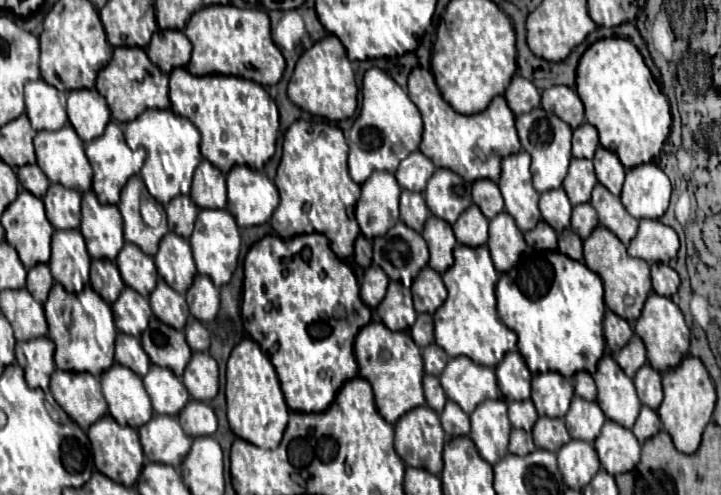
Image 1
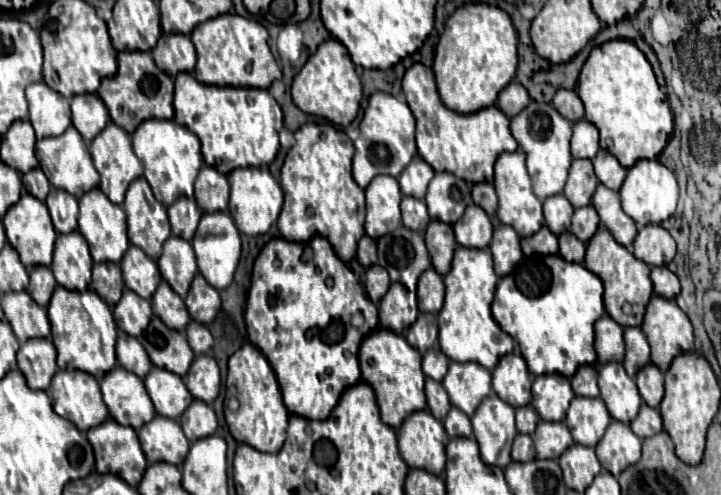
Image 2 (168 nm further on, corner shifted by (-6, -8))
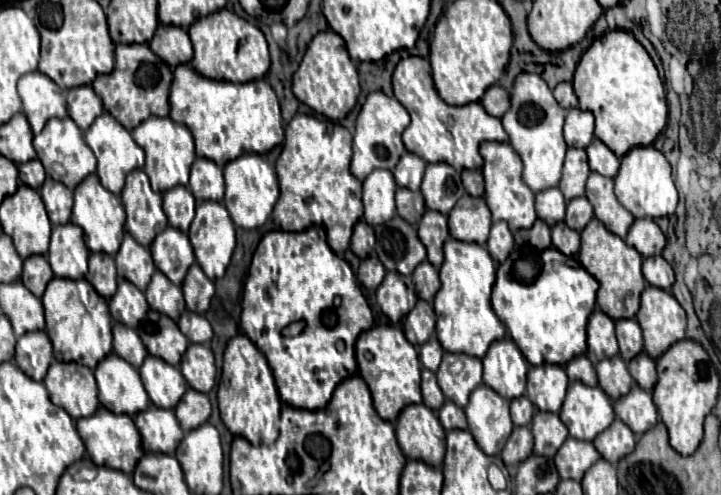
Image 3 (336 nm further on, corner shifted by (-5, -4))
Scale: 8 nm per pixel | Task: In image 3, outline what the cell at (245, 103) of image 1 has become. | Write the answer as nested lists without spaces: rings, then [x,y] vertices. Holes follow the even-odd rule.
[[[180,64],[174,70],[174,82],[170,88],[170,118],[188,126],[196,142],[196,154],[214,160],[220,168],[228,160],[240,156],[242,150],[266,154],[284,142],[280,104],[272,86],[264,78],[244,84],[218,82],[200,76],[188,64]]]

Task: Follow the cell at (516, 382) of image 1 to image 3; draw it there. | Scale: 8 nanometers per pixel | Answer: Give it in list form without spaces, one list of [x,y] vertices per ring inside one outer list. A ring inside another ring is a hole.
[[[504,336],[502,340],[490,344],[486,356],[482,358],[482,366],[484,384],[506,400],[512,400],[526,392],[528,364],[510,336]]]

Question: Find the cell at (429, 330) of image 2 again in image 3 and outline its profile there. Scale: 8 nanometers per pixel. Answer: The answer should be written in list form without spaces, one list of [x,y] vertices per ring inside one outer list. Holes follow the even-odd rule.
[[[418,300],[418,304],[410,310],[410,314],[404,320],[404,334],[414,346],[420,346],[424,344],[424,340],[428,340],[430,334],[434,334],[434,324],[436,316],[432,302]]]

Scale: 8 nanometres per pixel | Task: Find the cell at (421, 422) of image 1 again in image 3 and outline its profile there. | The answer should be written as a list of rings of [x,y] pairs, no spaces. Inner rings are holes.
[[[410,404],[396,420],[396,438],[406,458],[442,466],[446,432],[436,414],[424,404]]]

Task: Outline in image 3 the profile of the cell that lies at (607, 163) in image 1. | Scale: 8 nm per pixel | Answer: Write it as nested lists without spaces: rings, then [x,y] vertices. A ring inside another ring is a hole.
[[[592,140],[588,146],[586,146],[586,154],[588,154],[588,162],[590,162],[590,170],[602,174],[602,176],[608,176],[608,178],[614,178],[618,168],[620,168],[620,158],[600,140]]]

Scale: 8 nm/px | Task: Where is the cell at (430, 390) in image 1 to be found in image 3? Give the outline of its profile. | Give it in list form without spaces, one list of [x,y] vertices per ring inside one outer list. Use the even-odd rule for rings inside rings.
[[[422,370],[422,402],[432,408],[434,412],[438,412],[444,404],[444,394],[436,382],[436,374],[430,372],[430,370]]]

